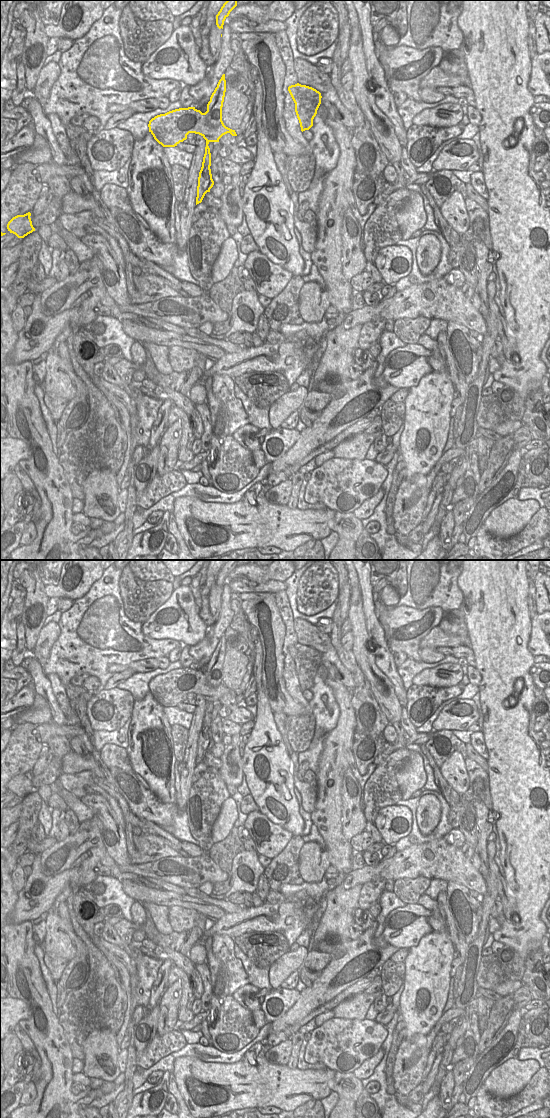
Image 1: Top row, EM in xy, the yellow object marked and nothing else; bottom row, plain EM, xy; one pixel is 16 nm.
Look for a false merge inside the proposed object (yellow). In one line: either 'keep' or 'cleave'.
cleave

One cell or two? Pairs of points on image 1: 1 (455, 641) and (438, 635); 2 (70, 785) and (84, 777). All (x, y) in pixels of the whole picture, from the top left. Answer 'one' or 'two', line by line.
1: one
2: one

